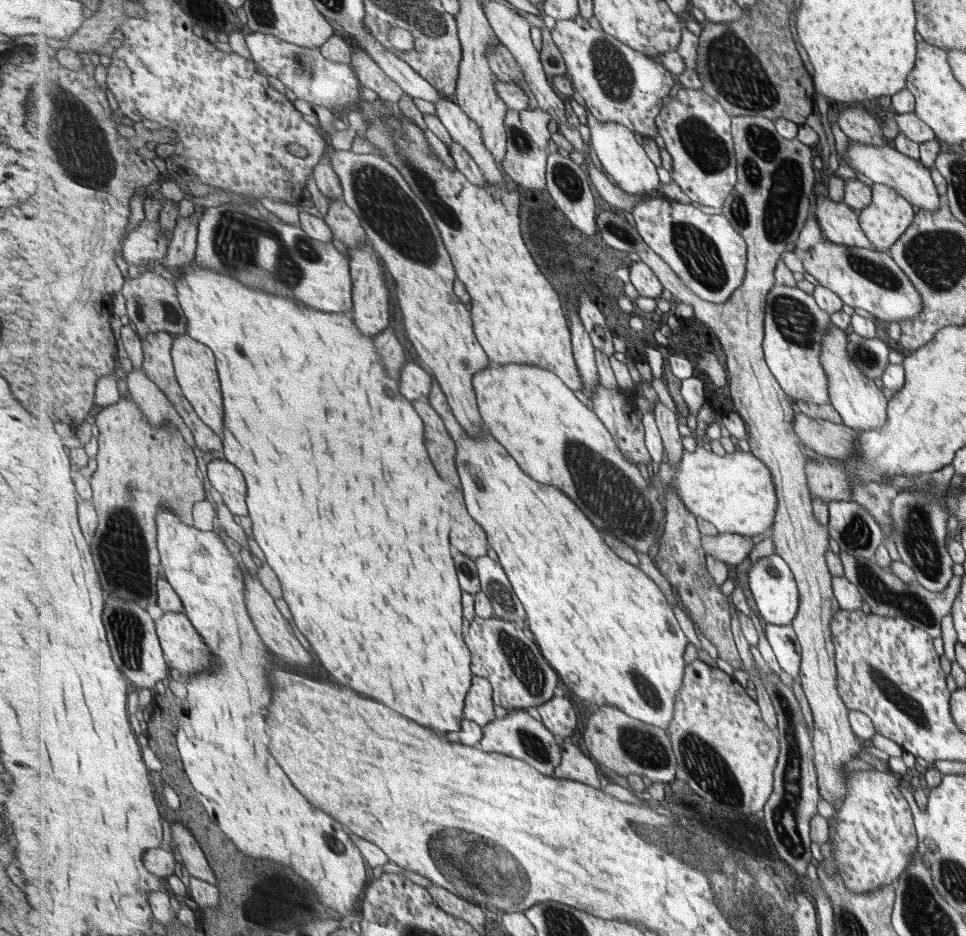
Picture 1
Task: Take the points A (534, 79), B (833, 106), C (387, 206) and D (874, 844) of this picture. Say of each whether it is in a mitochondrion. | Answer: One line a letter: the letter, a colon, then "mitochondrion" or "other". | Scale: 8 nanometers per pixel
A: other
B: other
C: mitochondrion
D: other

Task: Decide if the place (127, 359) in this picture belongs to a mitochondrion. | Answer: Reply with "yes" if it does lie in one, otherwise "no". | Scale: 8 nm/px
no

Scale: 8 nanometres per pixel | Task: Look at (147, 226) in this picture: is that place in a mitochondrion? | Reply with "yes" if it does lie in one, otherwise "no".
no

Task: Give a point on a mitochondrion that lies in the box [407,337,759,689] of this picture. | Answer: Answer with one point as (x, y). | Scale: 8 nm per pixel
(609, 495)

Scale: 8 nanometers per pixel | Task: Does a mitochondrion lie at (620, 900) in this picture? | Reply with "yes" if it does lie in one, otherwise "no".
no

